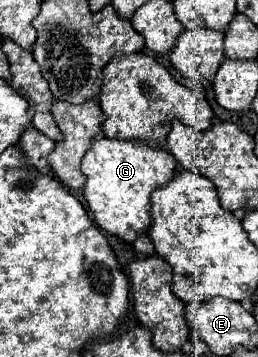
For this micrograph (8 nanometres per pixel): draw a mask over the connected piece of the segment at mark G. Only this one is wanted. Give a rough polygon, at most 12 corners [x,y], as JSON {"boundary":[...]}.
{"boundary":[[96,137],[82,159],[94,221],[132,243],[176,159]]}

